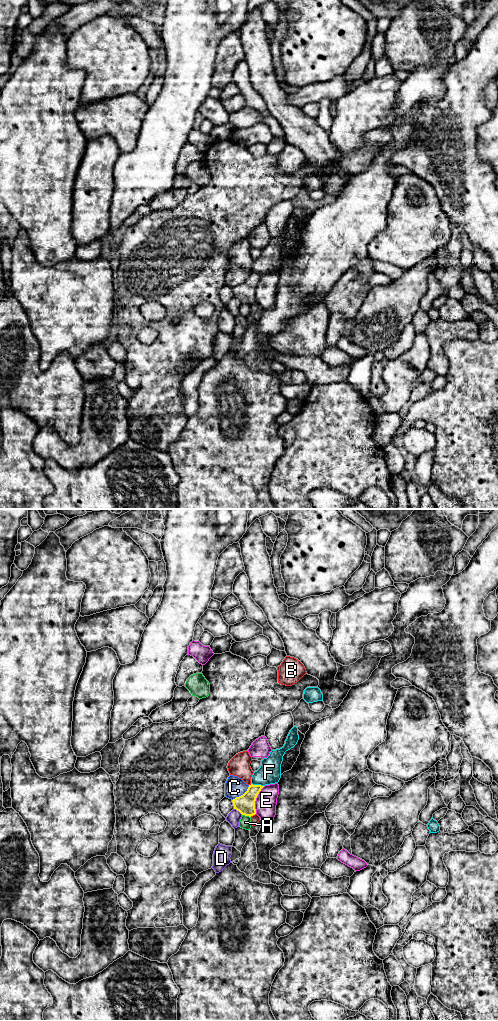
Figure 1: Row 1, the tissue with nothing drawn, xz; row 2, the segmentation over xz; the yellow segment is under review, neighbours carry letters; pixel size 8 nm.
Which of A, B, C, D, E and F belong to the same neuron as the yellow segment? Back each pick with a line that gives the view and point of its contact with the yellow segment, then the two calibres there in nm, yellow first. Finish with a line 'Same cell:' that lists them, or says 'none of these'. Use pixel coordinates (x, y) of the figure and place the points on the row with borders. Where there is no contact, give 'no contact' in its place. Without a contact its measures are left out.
Same cell: none of these

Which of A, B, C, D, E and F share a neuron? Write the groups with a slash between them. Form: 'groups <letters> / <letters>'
groups A / B / C D / E / F

